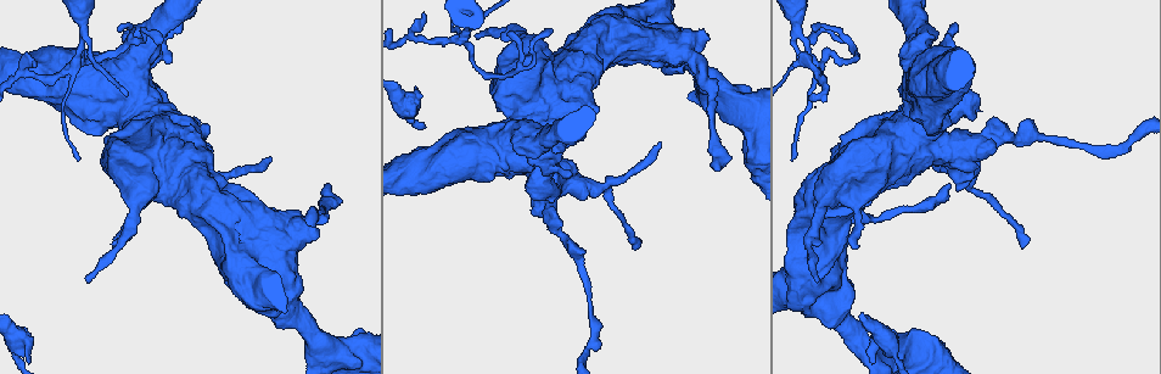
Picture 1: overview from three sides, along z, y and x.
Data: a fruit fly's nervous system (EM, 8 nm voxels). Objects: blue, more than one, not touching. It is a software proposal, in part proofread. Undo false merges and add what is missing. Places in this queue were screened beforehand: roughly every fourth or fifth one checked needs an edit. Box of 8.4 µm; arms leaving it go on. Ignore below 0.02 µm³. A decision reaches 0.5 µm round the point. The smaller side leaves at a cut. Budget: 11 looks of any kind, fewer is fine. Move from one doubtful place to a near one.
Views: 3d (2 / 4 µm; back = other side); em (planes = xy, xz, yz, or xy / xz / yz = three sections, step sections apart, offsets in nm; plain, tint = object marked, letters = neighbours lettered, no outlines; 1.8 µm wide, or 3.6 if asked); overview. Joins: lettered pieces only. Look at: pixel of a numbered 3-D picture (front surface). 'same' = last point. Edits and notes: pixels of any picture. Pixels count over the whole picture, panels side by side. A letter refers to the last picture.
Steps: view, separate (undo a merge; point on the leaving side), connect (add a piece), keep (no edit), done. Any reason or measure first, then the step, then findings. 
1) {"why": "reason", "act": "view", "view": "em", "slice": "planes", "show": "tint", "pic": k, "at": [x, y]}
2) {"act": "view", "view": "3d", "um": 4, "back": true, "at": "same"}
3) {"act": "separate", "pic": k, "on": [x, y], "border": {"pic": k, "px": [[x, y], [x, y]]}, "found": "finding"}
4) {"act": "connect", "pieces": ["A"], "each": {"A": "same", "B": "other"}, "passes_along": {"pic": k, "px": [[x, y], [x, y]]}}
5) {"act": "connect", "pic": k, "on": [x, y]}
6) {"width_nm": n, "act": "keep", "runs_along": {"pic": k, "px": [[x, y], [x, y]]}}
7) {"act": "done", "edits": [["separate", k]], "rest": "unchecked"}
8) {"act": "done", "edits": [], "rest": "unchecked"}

{"why": "free end", "act": "view", "view": "em", "slice": "yz", "step": 16, "show": "tint", "pic": 1, "at": [267, 160]}

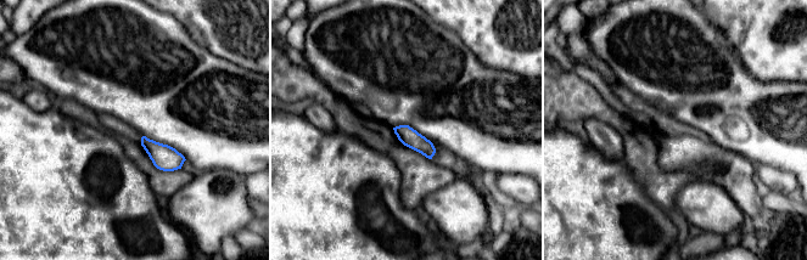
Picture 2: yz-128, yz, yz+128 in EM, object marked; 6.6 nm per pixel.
{"act": "view", "view": "em", "slice": "xy", "step": 16, "show": "letters", "at": "same"}

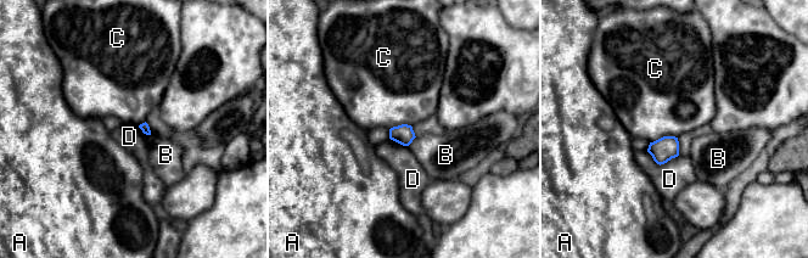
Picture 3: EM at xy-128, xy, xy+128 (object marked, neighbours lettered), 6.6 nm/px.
{"act": "keep", "each": {"A": "other", "B": "other", "C": "other", "D": "other"}, "border": {"pic": 3, "px": [[677, 136], [661, 136], [650, 142]]}, "found": "none of them fits"}

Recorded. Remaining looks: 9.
{"why": "branch stops here", "act": "view", "view": "em", "slice": "xz", "step": 16, "show": "tint", "pic": 1, "at": [817, 283]}

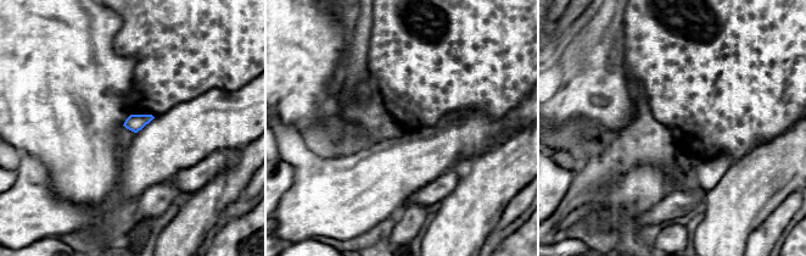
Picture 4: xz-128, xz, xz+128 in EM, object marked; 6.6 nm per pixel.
{"why": "cut it another way", "act": "view", "view": "em", "slice": "planes", "show": "letters", "at": "same"}

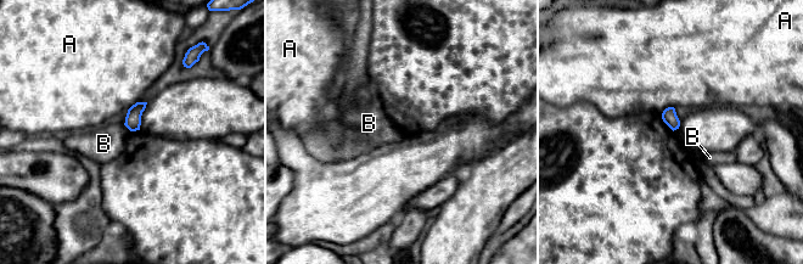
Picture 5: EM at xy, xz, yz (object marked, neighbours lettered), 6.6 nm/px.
{"act": "keep", "each": {"A": "other", "B": "other"}, "border": {"pic": 5, "px": [[123, 124], [130, 130]]}, "found": "none of them fits"}

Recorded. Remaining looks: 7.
{"why": "calibre changes", "act": "view", "view": "em", "slice": "yz", "step": 16, "show": "tint", "pic": 1, "at": [408, 107]}

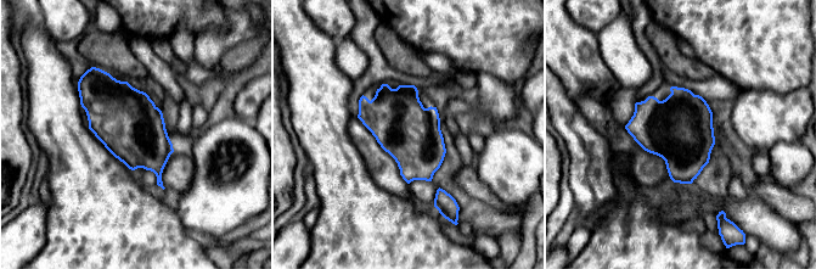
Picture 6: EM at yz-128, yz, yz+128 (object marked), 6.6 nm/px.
{"why": "see the neighbours", "act": "view", "view": "em", "slice": "yz", "step": 16, "show": "letters", "at": "same"}

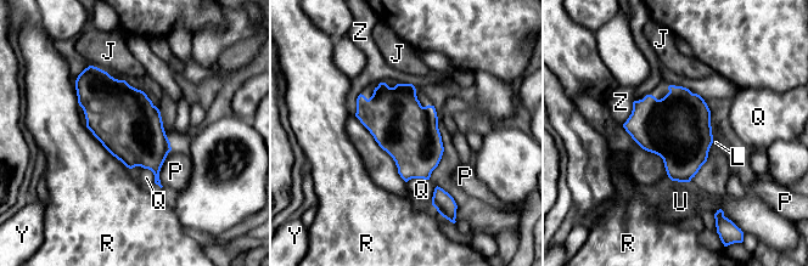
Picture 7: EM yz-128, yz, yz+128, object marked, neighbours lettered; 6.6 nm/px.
{"act": "keep", "each": {"J": "other", "L": "other", "P": "other", "Q": "other", "R": "other", "U": "other", "Y": "other", "Z": "other"}, "border": {"pic": 7, "px": [[712, 134], [712, 145], [707, 156]]}, "found": "one neuron here"}

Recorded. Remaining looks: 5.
{"why": "calibre changes", "act": "view", "view": "em", "um": 3.6, "slice": "planes", "show": "letters", "pic": 1, "at": [82, 17]}

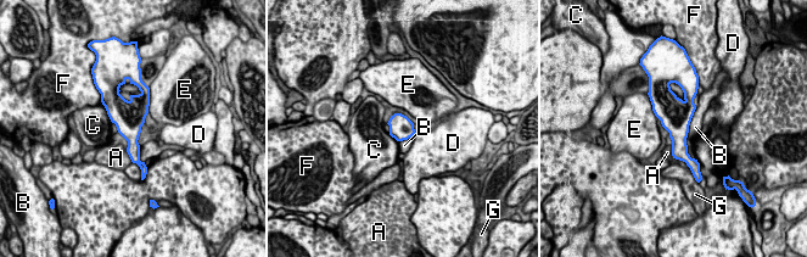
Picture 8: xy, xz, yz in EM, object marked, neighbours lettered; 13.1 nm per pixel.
{"longest_contact_nm": ["B", 440], "act": "keep", "each": {"A": "other", "B": "other", "C": "other", "D": "other", "E": "other", "F": "other", "G": "other"}, "border": {"pic": 8, "px": [[696, 107], [685, 138]]}, "found": "one neuron here"}

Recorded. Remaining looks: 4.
{"act": "done", "edits": [], "rest": "unchecked"}

